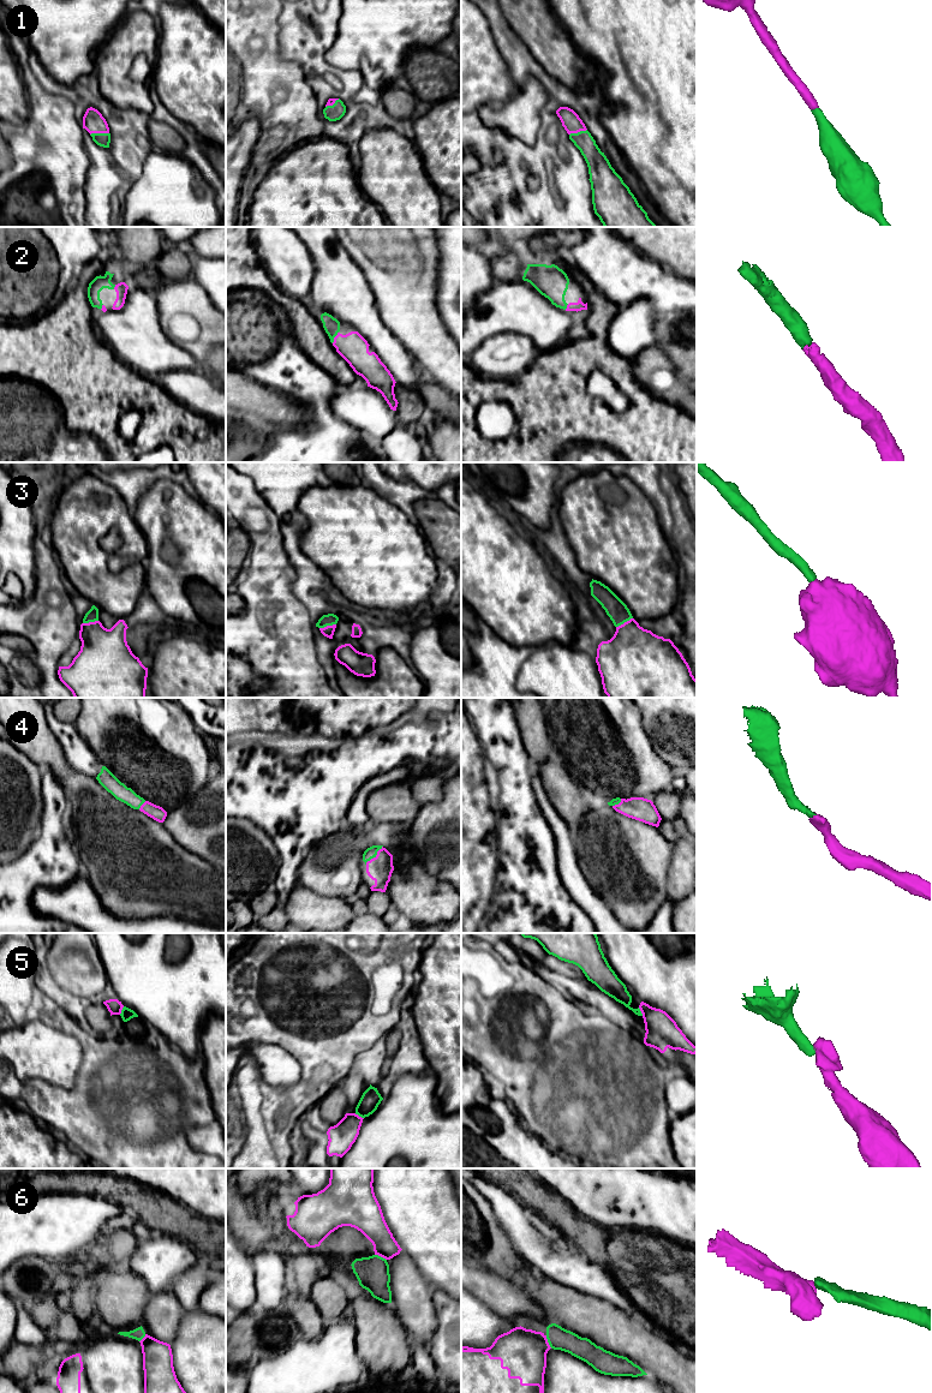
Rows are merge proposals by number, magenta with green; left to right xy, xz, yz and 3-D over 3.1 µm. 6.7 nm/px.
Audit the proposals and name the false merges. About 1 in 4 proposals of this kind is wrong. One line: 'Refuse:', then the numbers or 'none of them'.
Refuse: 6

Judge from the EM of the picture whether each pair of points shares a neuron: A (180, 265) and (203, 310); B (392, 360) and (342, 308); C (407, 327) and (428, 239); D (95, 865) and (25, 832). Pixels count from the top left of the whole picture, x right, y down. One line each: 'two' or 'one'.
A: two
B: one
C: one
D: two

